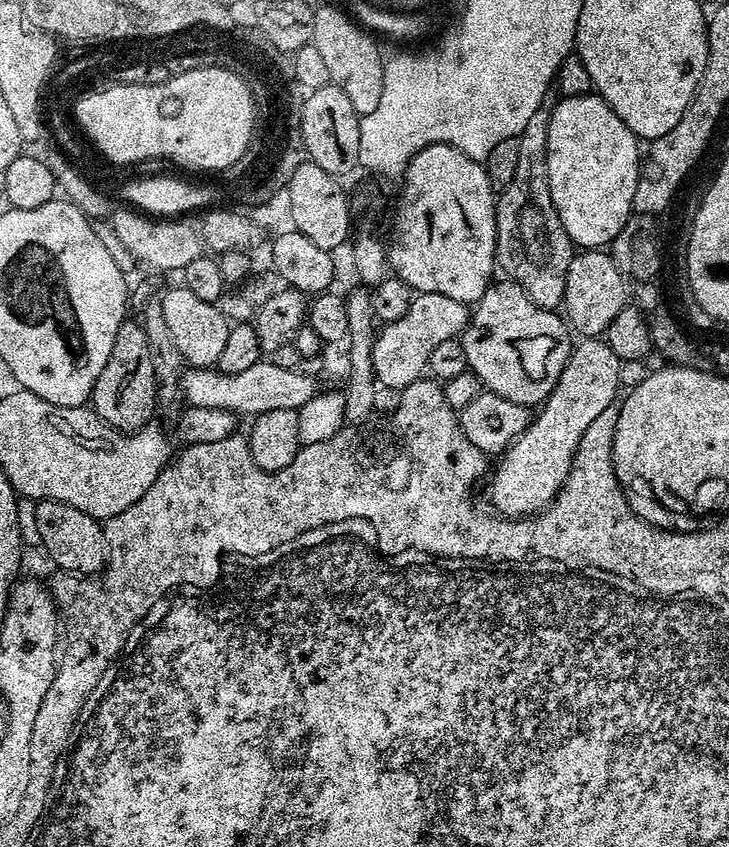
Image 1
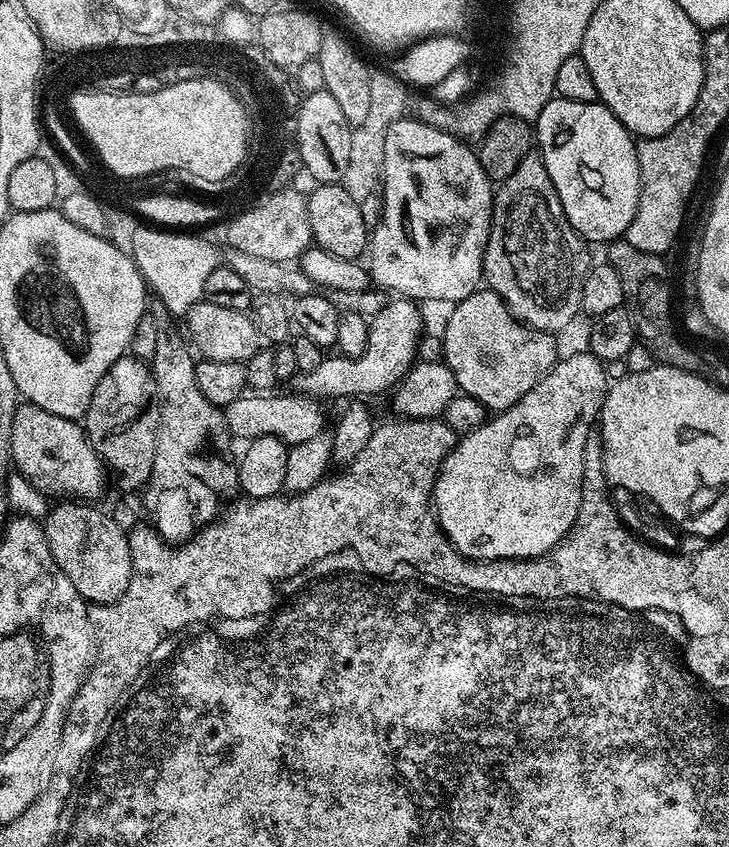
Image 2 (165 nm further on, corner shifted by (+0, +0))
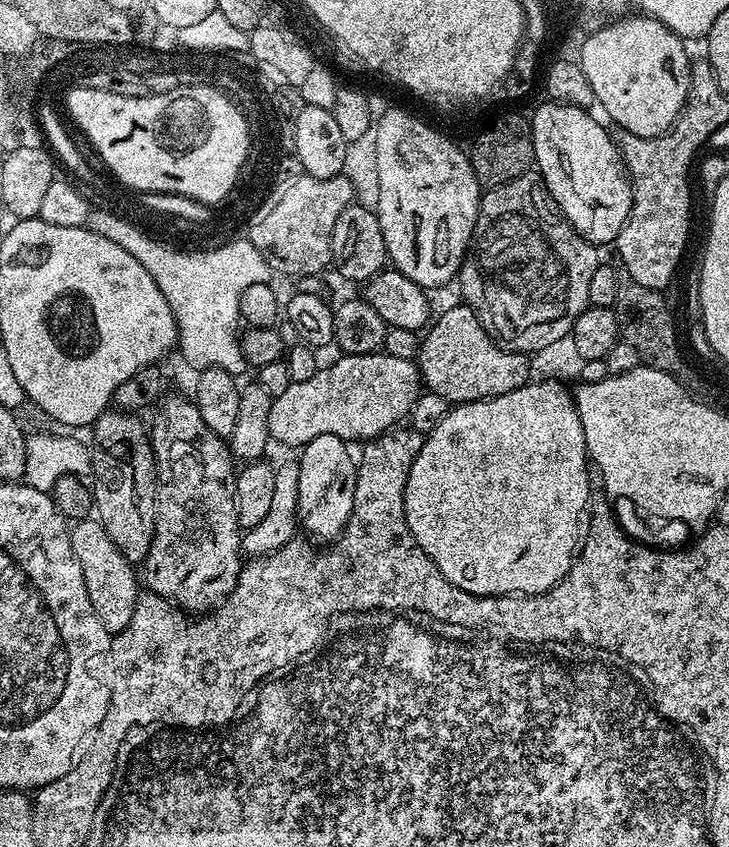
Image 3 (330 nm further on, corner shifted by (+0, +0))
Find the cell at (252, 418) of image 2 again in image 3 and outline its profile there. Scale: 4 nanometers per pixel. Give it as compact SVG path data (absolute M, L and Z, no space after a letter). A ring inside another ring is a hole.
M383 350L357 356L340 354L337 357L329 368L317 367L314 378L306 378L306 382L292 382L283 394L275 396L268 419L268 435L275 443L277 440L280 444L289 444L296 450L310 442L310 438L318 438L322 434L334 434L349 442L367 442L397 427L403 421L400 419L411 413L422 391L417 361L394 358Z

